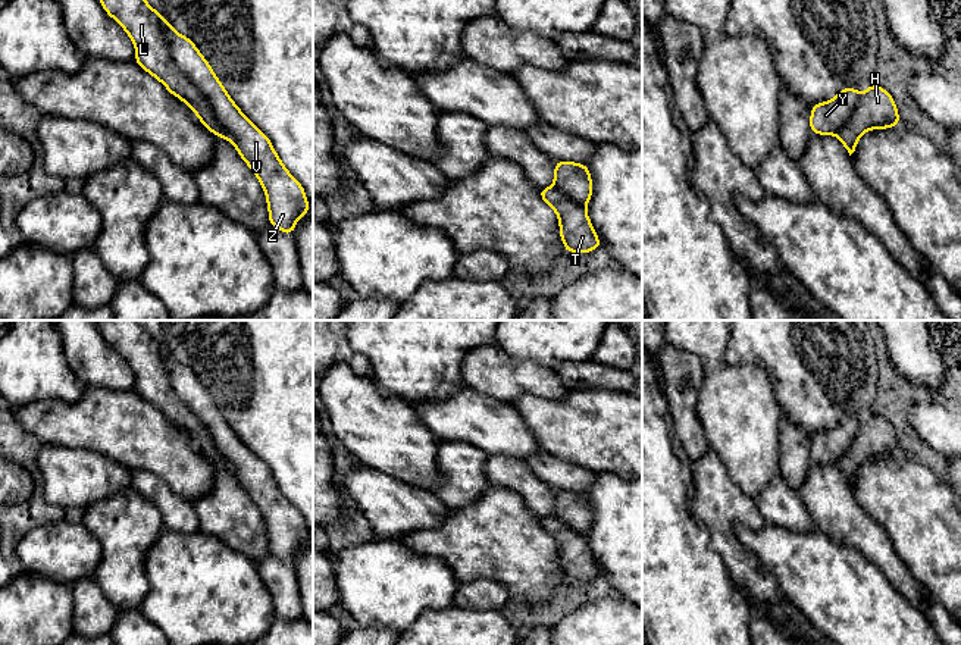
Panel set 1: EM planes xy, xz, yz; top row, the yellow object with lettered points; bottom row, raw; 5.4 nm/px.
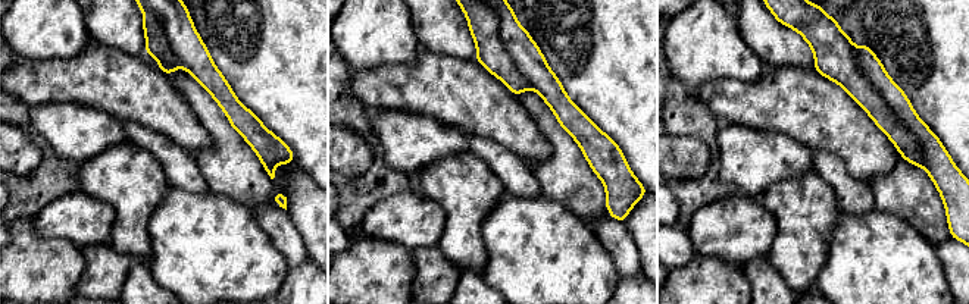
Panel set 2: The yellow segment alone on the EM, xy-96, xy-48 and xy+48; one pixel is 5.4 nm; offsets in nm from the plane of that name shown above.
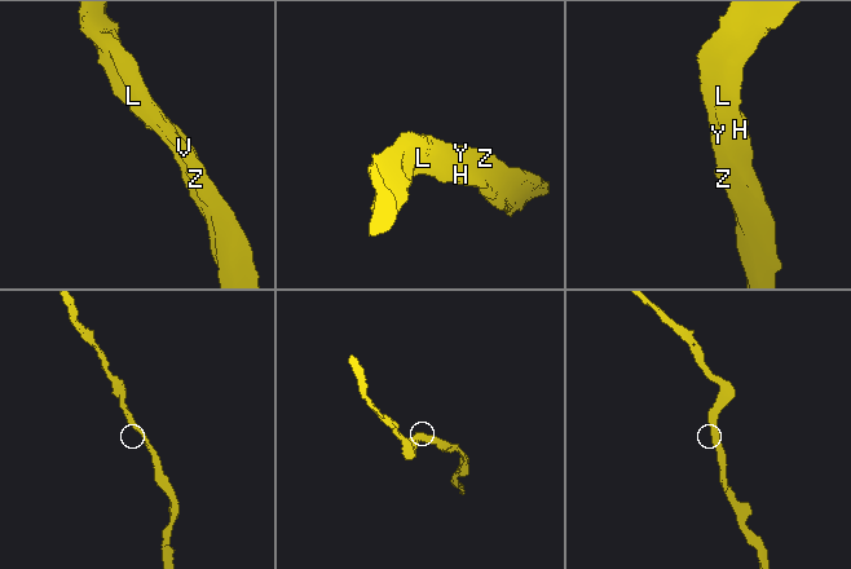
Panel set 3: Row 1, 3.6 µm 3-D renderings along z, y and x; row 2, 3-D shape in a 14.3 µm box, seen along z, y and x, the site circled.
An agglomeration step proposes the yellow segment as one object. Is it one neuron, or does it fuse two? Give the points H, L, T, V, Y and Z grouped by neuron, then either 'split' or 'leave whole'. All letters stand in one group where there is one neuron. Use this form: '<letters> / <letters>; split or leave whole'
H L T V Y Z; leave whole

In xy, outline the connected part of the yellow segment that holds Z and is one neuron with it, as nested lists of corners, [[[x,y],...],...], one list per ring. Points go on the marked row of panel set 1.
[[[100,0],[103,9],[129,35],[135,46],[135,62],[170,94],[181,98],[197,115],[200,122],[215,135],[232,143],[260,181],[267,201],[269,222],[284,234],[292,235],[295,223],[310,206],[303,185],[287,170],[278,157],[272,141],[238,109],[225,87],[215,75],[212,66],[190,40],[170,26],[162,13],[156,12],[145,0]]]

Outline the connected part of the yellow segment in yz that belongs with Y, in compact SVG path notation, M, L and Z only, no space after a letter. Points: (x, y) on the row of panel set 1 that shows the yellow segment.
M874 84L861 94L854 87L845 87L832 100L811 107L811 132L838 135L849 156L865 131L893 126L899 126L895 100Z

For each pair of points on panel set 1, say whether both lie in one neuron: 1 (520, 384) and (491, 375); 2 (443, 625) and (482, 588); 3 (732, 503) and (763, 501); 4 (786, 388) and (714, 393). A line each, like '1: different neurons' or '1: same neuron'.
1: same neuron
2: different neurons
3: different neurons
4: different neurons

